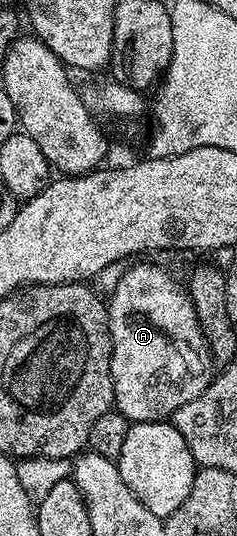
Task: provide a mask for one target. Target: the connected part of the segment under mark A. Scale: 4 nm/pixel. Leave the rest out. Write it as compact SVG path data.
M134 265L114 285L114 294L108 297L108 316L110 318L110 342L112 343L112 355L110 356L110 370L112 371L112 387L114 388L114 405L117 412L122 413L130 422L136 421L160 421L169 418L177 409L183 409L192 399L196 399L212 380L210 365L210 345L198 324L198 316L194 310L194 303L190 300L190 294L185 288L178 289L178 285L158 265Z

